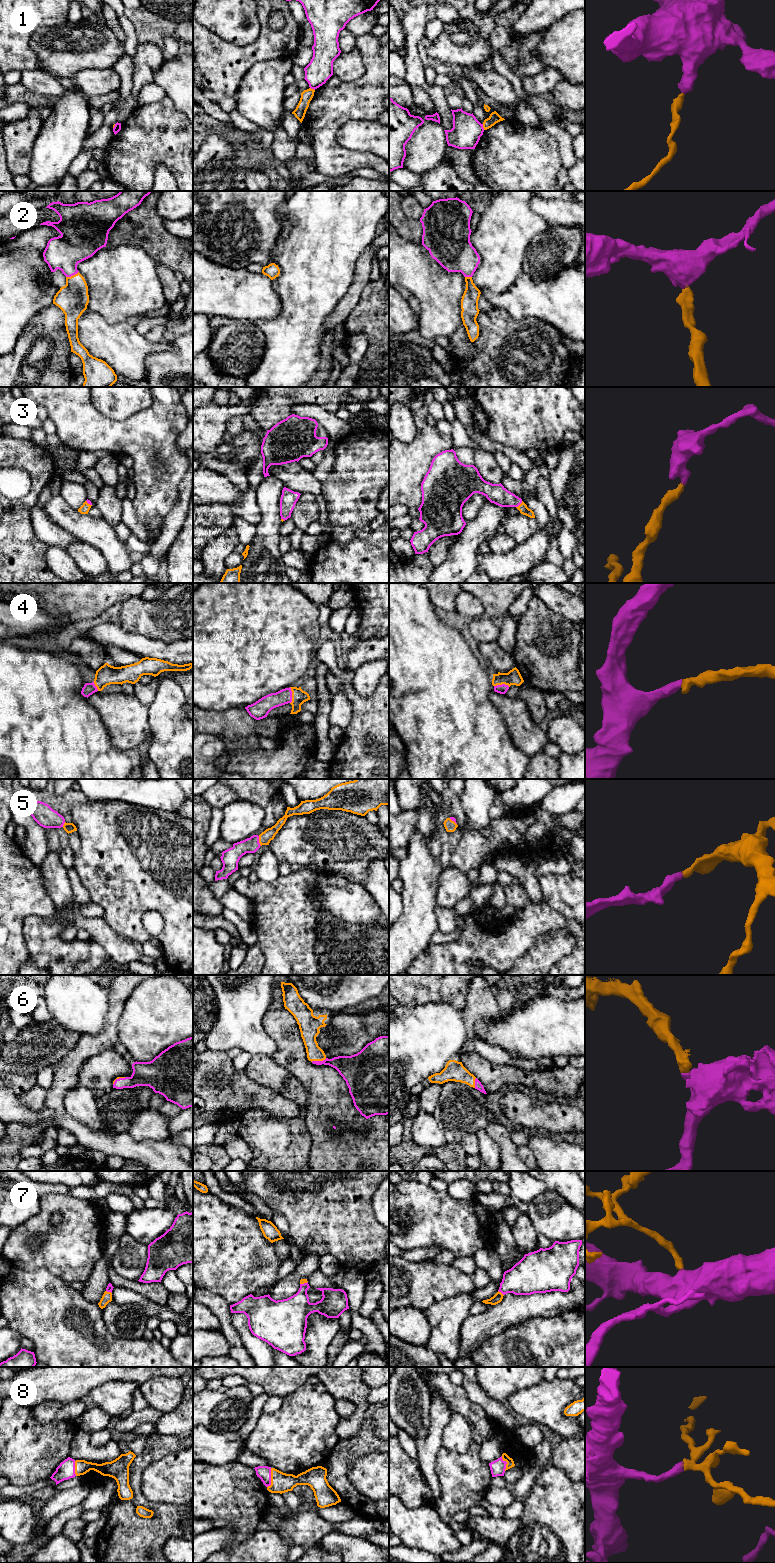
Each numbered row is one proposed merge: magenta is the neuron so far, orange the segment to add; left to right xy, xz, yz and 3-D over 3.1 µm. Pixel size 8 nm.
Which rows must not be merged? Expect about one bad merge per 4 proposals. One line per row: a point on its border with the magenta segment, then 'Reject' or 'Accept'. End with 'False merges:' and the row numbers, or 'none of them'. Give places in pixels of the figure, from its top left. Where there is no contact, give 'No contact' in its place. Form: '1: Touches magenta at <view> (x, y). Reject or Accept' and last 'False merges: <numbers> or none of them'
1: Touches magenta at yz (482, 127). Reject
2: Touches magenta at xy (72, 275). Accept
3: Touches magenta at yz (519, 504). Accept
4: Touches magenta at xz (291, 695). Accept
5: Touches magenta at xz (258, 841). Accept
6: Touches magenta at xz (318, 1061). Accept
7: Touches magenta at yz (501, 1292). Accept
8: Touches magenta at xz (270, 1478). Accept
False merges: 1

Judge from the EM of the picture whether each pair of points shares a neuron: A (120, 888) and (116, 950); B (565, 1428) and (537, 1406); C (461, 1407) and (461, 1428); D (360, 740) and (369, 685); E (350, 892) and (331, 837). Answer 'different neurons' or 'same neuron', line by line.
A: different neurons
B: same neuron
C: different neurons
D: different neurons
E: different neurons

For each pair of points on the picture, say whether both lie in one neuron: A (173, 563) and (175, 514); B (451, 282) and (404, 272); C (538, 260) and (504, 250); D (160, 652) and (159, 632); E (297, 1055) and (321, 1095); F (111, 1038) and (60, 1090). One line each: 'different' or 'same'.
A: different
B: same
C: different
D: different
E: same
F: same

